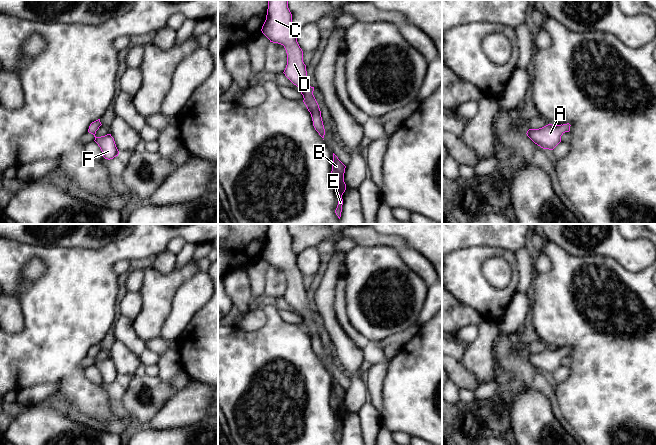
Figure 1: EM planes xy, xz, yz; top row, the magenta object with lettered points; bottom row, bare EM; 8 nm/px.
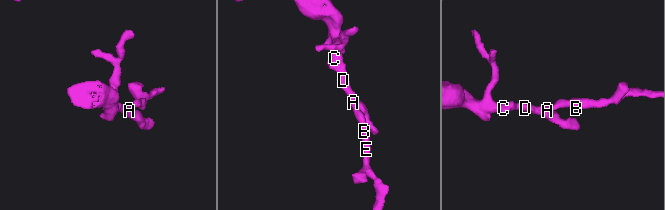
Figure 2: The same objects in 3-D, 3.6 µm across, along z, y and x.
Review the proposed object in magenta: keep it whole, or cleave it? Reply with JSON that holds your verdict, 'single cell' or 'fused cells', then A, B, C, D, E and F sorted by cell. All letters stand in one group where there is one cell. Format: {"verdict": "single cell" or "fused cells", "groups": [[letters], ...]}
{"verdict": "single cell", "groups": [["A", "B", "C", "D", "E", "F"]]}

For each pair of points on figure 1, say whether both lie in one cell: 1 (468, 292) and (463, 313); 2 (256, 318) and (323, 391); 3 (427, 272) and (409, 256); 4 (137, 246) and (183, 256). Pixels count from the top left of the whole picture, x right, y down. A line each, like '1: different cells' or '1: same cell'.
1: different cells
2: different cells
3: same cell
4: different cells

